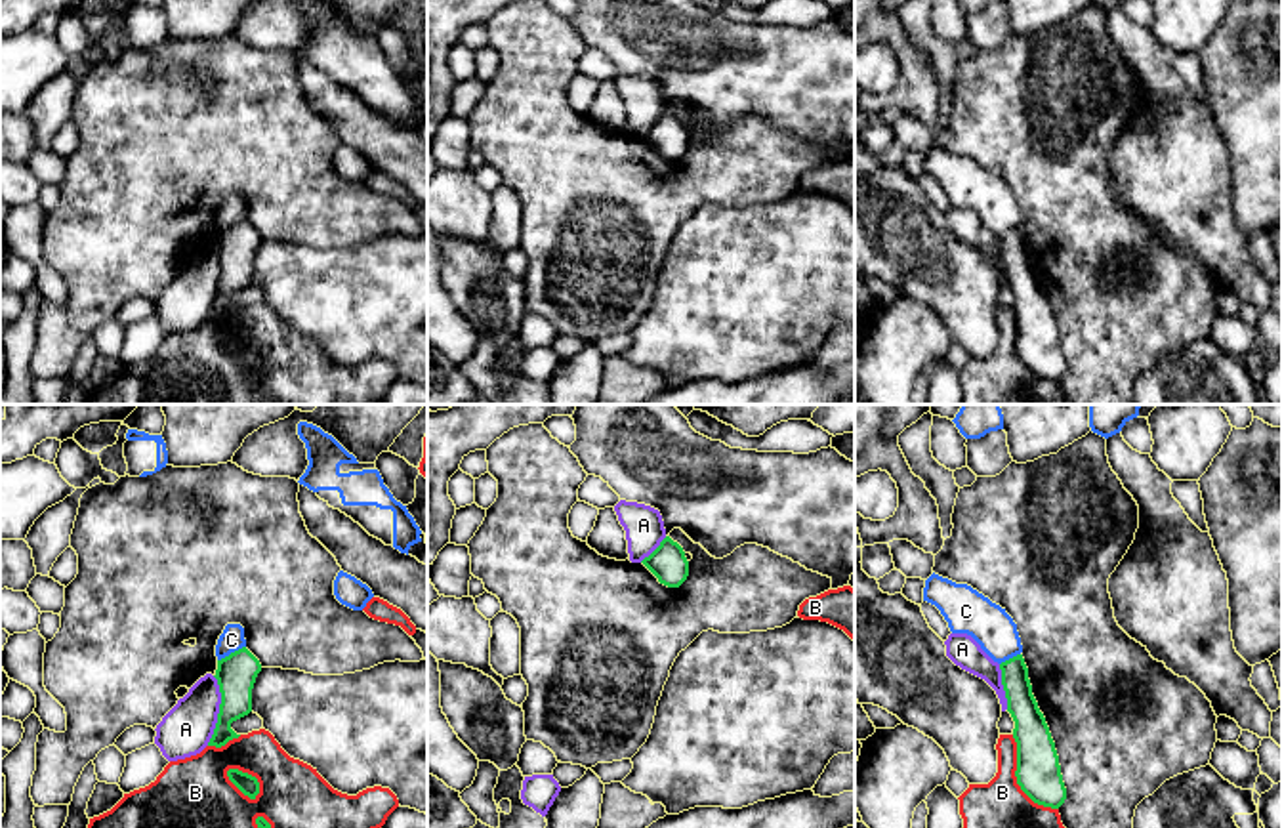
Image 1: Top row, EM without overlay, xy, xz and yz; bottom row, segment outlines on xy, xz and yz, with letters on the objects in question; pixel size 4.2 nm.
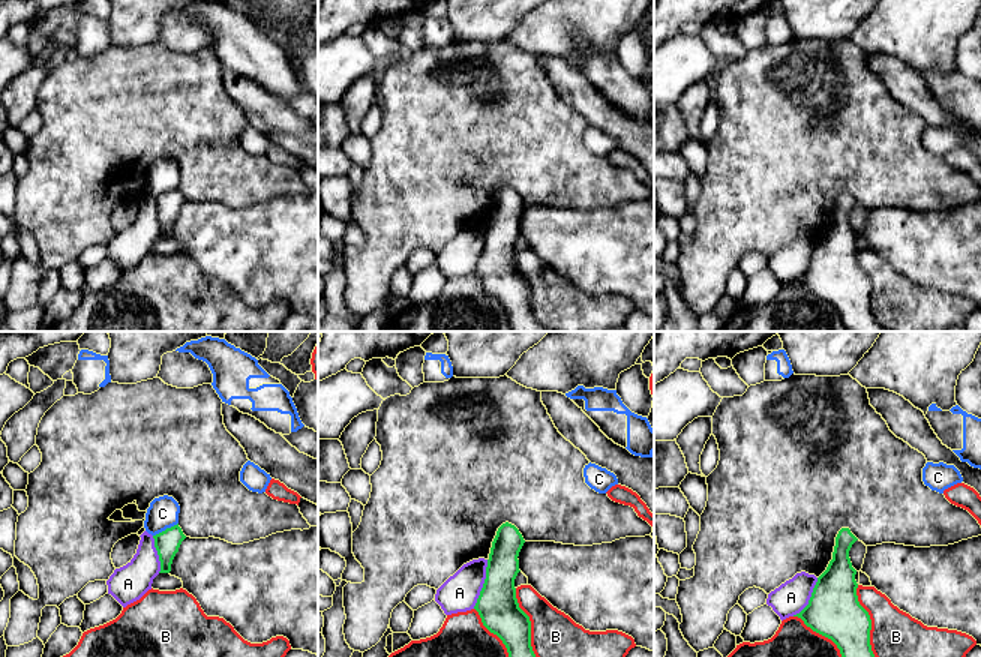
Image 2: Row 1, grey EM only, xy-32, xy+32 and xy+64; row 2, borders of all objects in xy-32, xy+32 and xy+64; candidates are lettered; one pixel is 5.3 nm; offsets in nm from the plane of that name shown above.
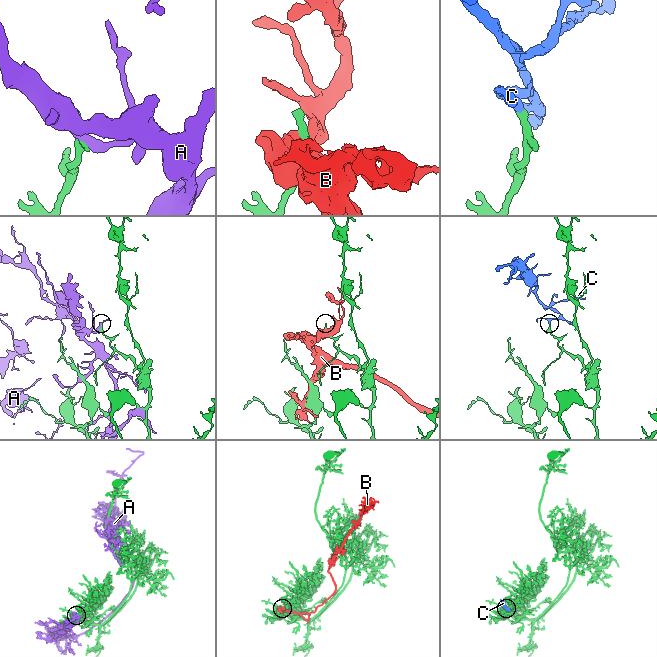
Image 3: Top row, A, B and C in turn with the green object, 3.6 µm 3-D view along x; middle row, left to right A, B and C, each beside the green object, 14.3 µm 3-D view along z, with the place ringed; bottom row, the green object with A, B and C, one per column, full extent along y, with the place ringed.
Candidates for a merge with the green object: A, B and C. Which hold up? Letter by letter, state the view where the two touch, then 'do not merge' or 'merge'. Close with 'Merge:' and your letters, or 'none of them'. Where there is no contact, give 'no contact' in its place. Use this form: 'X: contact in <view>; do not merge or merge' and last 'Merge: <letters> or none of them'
A: contact in xy; do not merge
B: contact in yz; do not merge
C: contact in xy; do not merge
Merge: none of them

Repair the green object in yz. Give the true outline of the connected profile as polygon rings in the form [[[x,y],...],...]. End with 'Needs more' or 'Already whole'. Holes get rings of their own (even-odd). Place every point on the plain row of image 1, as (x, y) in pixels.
[[[1023,227],[1000,237],[1007,284],[1015,294],[1017,357],[1038,378],[1059,382],[1066,372],[1059,328],[1032,267]]]. Already whole

